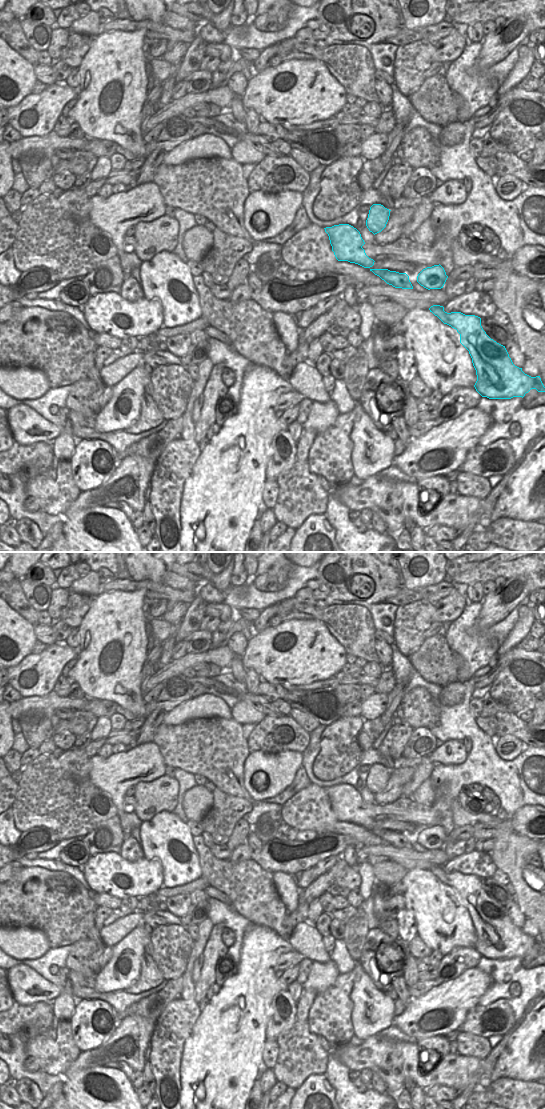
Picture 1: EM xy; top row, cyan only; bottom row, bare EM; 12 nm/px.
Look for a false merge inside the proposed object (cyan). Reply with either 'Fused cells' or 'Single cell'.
Single cell

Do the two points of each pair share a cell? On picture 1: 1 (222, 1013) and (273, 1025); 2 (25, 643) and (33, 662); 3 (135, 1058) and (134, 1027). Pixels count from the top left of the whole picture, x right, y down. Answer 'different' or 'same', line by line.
1: different
2: different
3: same

